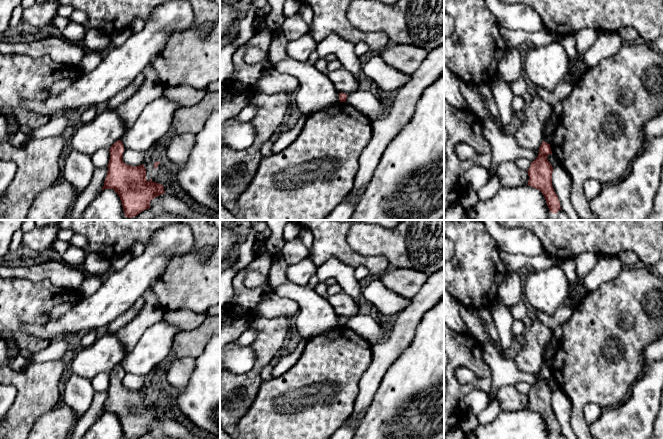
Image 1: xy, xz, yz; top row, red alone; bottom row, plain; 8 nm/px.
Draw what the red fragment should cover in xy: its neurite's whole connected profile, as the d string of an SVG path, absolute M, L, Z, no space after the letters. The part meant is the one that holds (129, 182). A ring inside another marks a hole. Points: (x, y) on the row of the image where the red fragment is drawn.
M115 142L110 151L104 189L113 189L120 197L125 217L132 218L150 208L150 202L165 193L164 186L146 179L144 165L130 166L123 162L124 146Z

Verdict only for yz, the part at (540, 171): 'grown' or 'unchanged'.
unchanged

